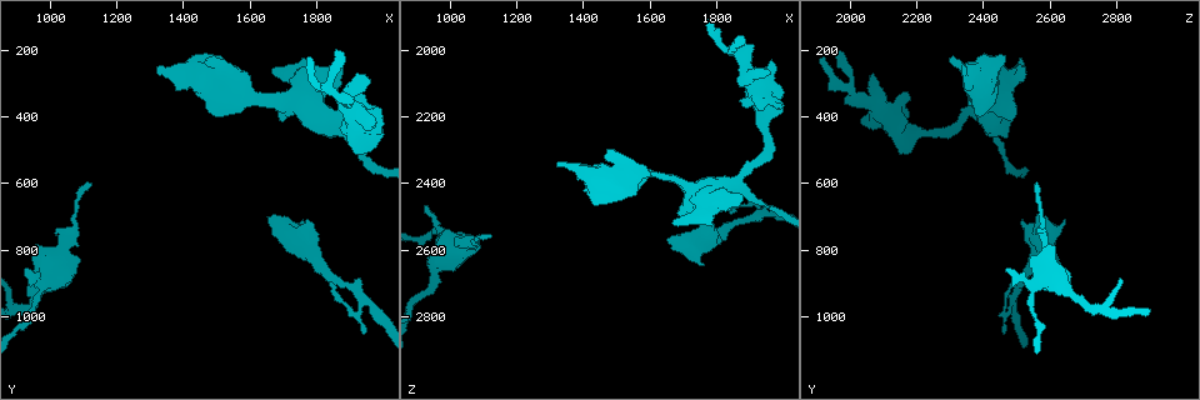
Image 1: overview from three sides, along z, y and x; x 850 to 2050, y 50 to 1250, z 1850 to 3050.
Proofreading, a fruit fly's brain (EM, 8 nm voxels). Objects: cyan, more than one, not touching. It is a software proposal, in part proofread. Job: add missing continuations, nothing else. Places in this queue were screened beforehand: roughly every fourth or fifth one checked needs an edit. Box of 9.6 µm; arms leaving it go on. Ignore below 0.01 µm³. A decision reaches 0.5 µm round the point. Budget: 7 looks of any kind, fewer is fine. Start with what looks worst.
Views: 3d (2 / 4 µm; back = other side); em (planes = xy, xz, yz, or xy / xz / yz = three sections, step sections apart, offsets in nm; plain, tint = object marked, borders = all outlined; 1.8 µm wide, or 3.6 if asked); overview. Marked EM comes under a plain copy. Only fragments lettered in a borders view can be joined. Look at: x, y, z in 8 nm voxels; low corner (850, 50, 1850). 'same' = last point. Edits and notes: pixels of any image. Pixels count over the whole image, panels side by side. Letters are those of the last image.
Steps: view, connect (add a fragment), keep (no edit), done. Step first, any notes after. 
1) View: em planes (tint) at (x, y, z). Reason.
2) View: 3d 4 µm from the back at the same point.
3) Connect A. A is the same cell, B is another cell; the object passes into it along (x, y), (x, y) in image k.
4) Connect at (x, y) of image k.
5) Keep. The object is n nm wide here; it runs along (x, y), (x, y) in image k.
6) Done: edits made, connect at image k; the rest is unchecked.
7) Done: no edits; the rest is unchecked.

View: 3d 2 µm at (920, 850, 2480). An open end.

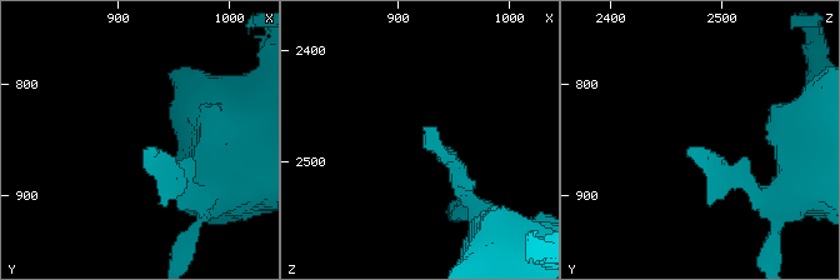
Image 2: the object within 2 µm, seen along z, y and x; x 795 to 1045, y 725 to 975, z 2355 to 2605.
View: em planes (borders) at (924, 860, 2472).

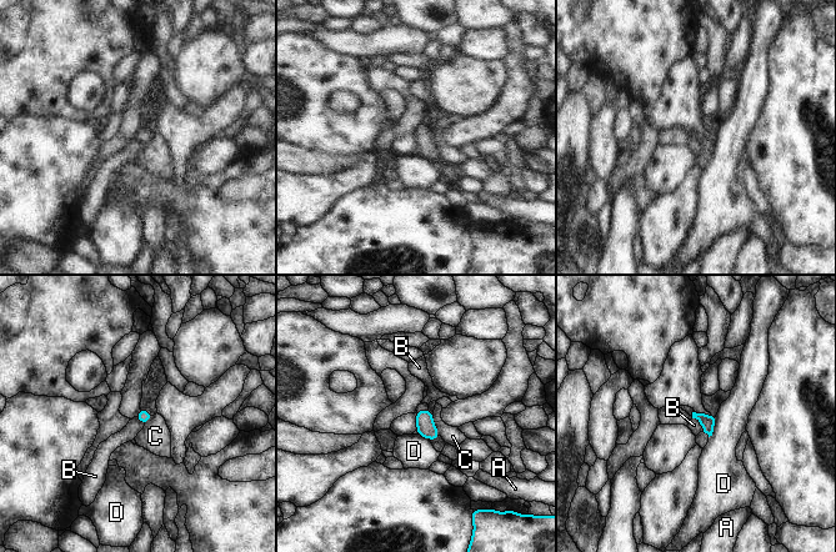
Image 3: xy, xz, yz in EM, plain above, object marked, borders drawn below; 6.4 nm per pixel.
Keep. The object is 90 nm wide here; A, B, C and D are other cells; a border runs along (692, 417), (704, 430) in image 3; none of them fits.

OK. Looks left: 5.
View: 3d 2 µm from the back at (1860, 210, 1960).

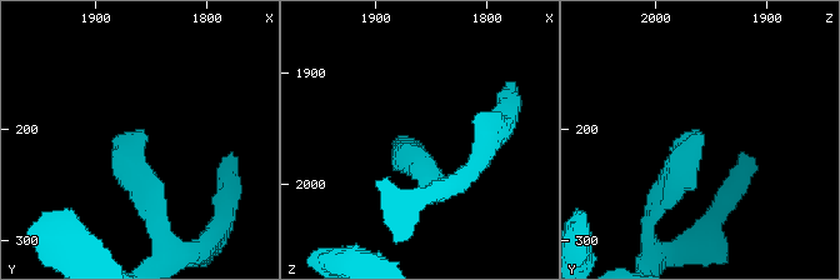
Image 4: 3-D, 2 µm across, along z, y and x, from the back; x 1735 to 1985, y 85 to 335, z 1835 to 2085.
View: em planes (tint) at (1854, 204, 1968).

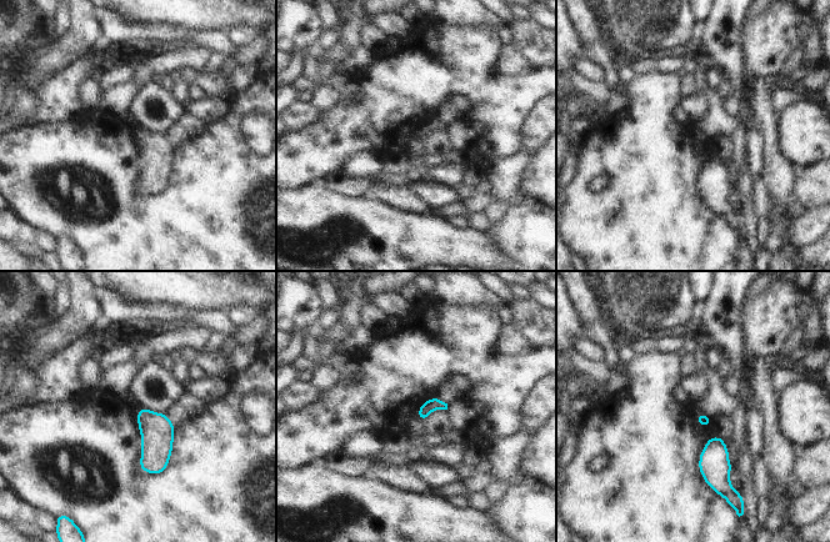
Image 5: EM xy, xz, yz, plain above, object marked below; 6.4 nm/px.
View: em planes (borders) at the same point.

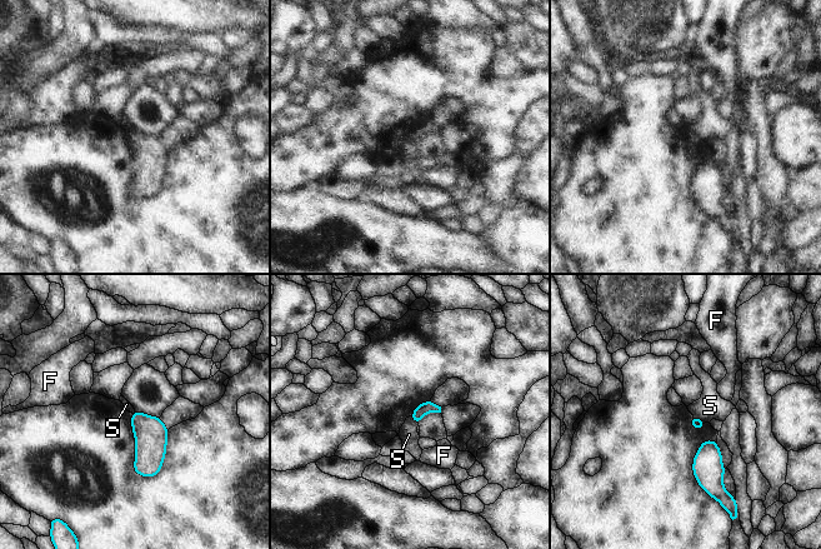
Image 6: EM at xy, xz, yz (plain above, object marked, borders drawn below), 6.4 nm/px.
Keep. F and S are other cells; a border runs along (692, 414), (706, 422) in image 6; none of them fits.

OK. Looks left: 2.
View: em 3.6 µm planes (tint) at (1660, 690, 2560). Thick end.

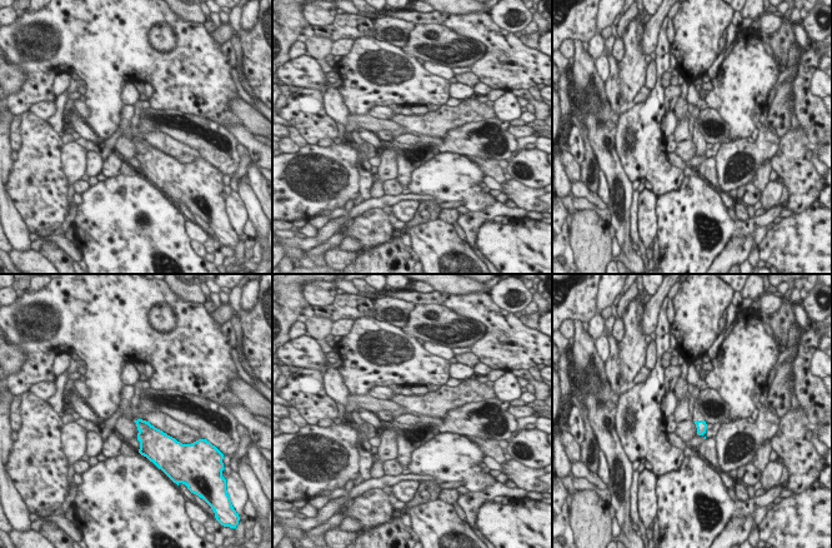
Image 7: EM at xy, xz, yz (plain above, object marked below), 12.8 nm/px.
View: em 3.6 µm planes (borders) at the same point.

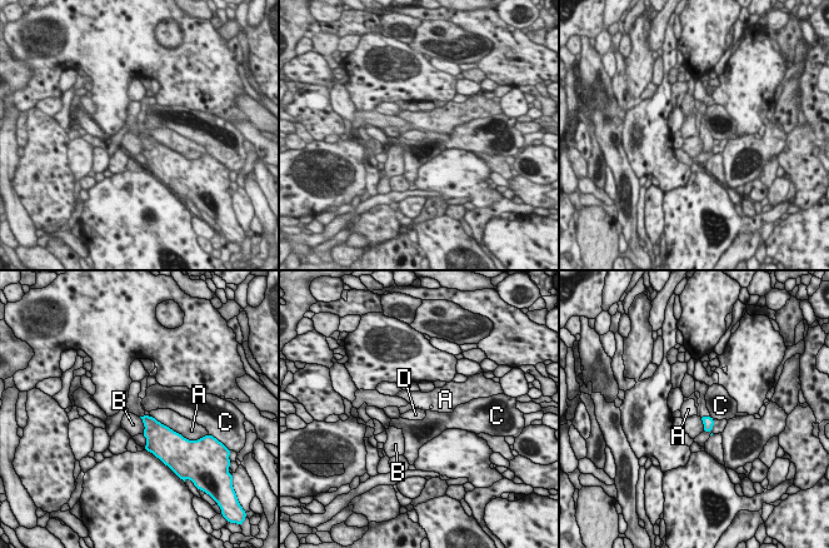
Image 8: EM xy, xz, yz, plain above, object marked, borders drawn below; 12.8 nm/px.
Connect D. The longest contact is with A, 400 nm; D is the same cell, A, B and C are other cells; the object passes into it along (708, 422), (705, 417), (703, 410) in image 8; it goes on there.

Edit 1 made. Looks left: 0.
Done: edits made, connect at image 8; the rest is unchecked.

